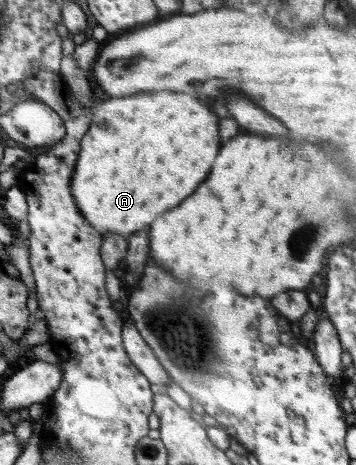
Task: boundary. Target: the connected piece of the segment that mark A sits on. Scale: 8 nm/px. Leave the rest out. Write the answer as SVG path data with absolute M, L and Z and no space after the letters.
M157 91L123 99L101 97L91 117L93 123L86 133L87 137L82 137L83 157L78 157L75 197L79 197L79 205L83 205L83 213L87 213L86 220L99 233L131 235L135 231L149 229L157 215L175 209L205 181L221 147L219 117L197 99L183 93Z

